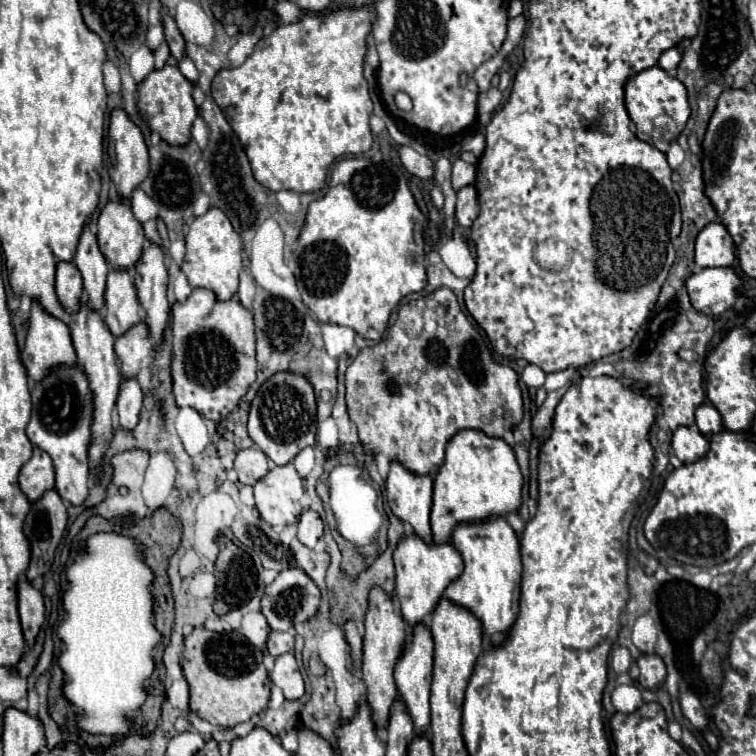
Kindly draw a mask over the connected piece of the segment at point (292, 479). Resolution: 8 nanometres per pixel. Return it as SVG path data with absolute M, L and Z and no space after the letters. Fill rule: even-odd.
M293 462L271 468L255 486L255 504L259 514L271 526L297 522L301 514L303 480Z

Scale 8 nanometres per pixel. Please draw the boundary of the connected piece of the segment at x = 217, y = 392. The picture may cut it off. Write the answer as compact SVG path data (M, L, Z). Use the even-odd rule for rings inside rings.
M197 288L183 304L173 304L171 308L171 328L173 328L173 394L177 406L191 406L201 416L219 422L225 418L237 402L245 396L247 388L255 382L255 328L253 314L241 306L237 296L227 302L219 302L211 290Z

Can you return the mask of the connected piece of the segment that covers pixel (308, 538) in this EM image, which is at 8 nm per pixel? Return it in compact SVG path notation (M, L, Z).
M307 510L301 514L299 518L299 530L297 530L297 538L313 548L317 544L317 540L323 536L323 520L319 518L319 514L315 510Z

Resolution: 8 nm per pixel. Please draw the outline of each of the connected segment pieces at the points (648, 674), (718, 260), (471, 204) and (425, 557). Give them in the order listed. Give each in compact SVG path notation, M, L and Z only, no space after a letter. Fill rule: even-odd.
M641 654L637 660L639 666L639 684L647 690L655 690L665 680L665 664L657 654Z
M719 222L705 226L695 240L695 264L699 268L725 268L735 260L735 246Z
M465 186L457 192L457 210L455 218L463 230L471 228L475 218L479 216L479 202L477 202L477 190L473 186Z
M405 536L401 540L401 546L397 546L395 554L395 570L397 570L397 598L401 606L401 616L409 626L421 624L439 604L439 600L445 594L445 588L461 576L463 562L461 554L453 548L453 544L425 544L417 536Z

